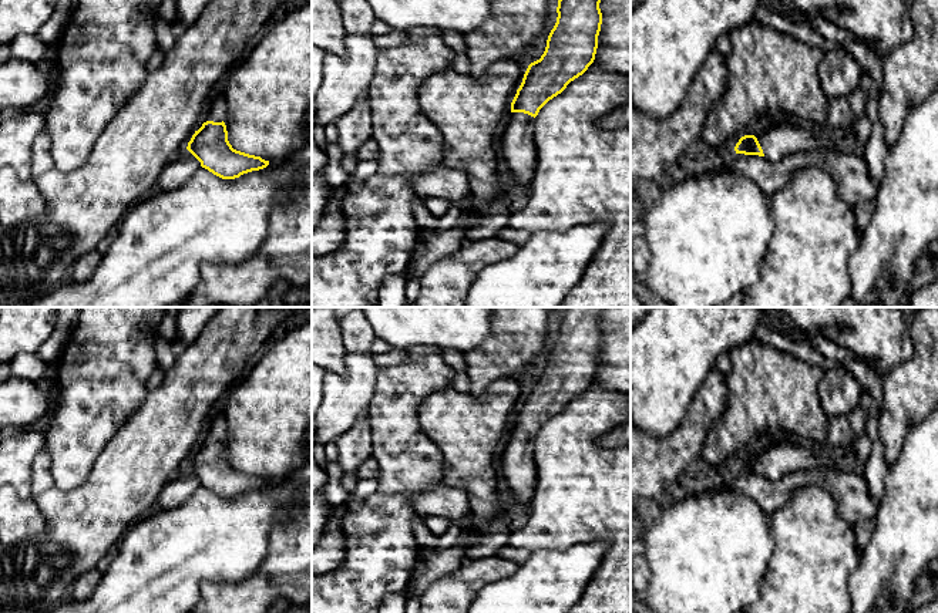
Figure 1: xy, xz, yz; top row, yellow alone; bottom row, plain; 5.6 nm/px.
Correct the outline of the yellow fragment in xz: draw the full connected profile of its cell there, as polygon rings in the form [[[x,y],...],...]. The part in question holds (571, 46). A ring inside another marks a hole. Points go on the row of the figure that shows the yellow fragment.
[[[558,0],[558,17],[545,51],[528,65],[511,102],[510,121],[498,141],[514,182],[524,191],[537,166],[534,118],[594,63],[602,24],[599,3]]]

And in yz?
[[[789,118],[769,121],[769,128],[760,134],[744,135],[734,146],[736,154],[759,155],[776,162],[784,156],[804,151],[837,151],[826,138],[793,125]]]

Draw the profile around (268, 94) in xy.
[[[312,1],[292,10],[252,47],[245,60],[231,67],[218,88],[228,105],[225,121],[228,141],[233,149],[276,161],[289,156],[306,142],[306,118],[312,110]]]

